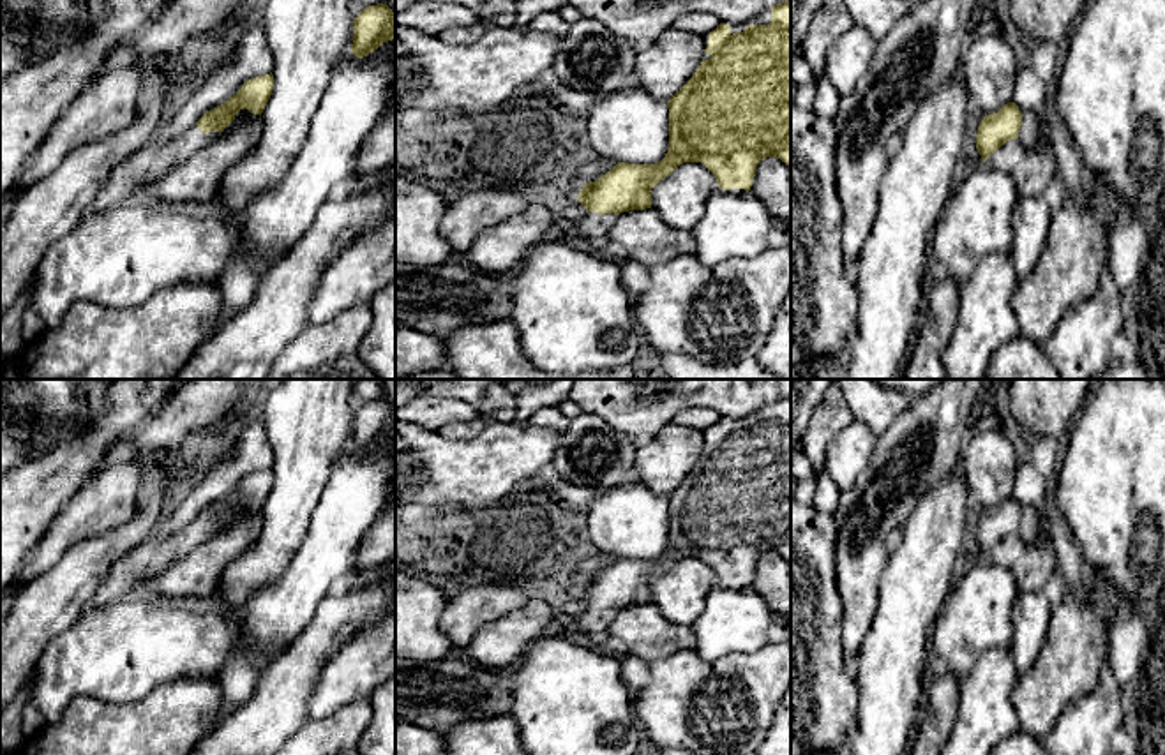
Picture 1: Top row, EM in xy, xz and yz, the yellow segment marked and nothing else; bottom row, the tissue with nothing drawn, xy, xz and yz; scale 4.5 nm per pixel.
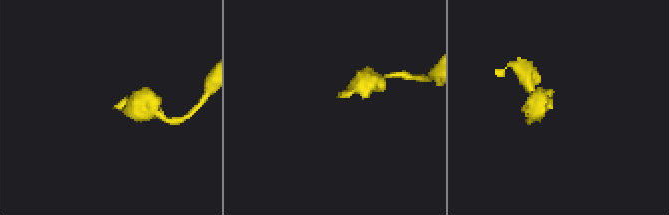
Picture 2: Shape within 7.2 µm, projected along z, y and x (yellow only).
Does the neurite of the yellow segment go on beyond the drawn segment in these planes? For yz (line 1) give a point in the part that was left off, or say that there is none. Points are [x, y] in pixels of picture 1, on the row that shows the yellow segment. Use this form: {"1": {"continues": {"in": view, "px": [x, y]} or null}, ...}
{"1": {"continues": {"in": "yz", "px": [1029, 131]}}}

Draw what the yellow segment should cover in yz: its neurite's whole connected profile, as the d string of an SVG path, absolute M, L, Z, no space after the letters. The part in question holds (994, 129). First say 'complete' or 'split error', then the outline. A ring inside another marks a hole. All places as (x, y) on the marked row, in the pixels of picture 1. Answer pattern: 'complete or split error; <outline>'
split error; M1015 102L997 113L985 115L976 134L976 148L983 162L1006 141L1018 139L1026 148L1040 148L1040 115L1020 111Z

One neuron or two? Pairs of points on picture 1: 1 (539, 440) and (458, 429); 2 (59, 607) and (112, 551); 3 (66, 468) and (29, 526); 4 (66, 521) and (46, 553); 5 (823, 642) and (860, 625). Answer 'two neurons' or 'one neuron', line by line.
1: two neurons
2: one neuron
3: one neuron
4: one neuron
5: two neurons

